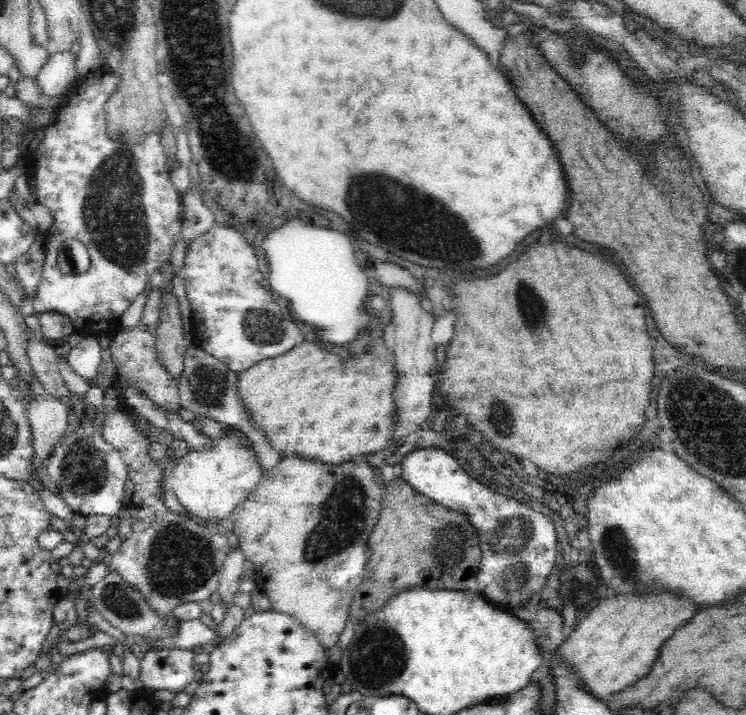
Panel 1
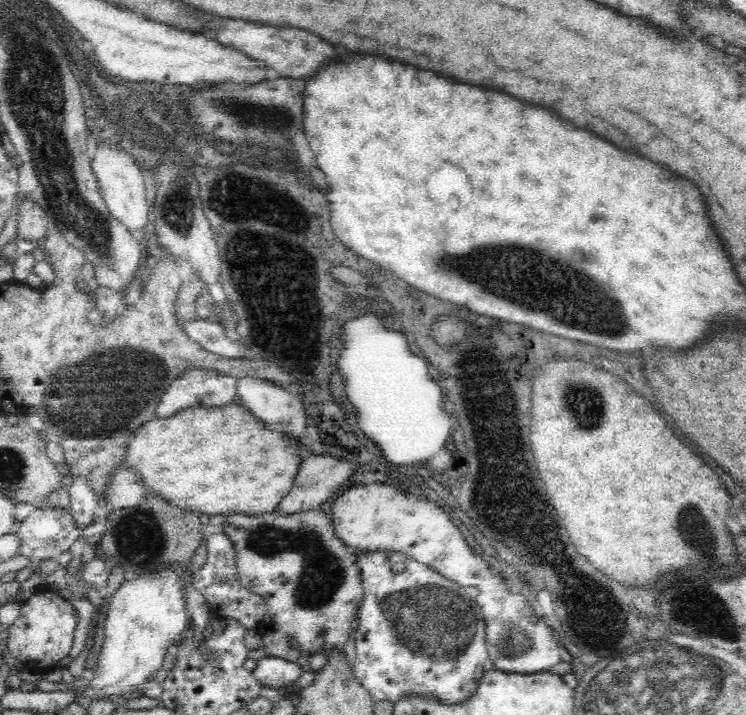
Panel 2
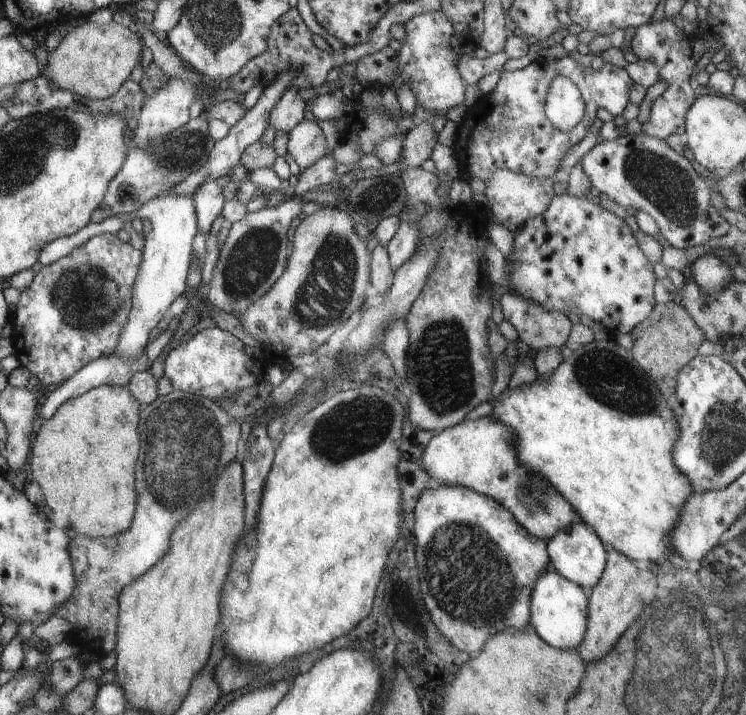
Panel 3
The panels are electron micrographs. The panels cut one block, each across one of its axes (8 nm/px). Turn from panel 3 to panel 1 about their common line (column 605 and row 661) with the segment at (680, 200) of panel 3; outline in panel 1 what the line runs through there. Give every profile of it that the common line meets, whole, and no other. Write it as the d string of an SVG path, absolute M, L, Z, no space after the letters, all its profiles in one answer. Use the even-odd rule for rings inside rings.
M166 647L163 649L154 649L153 651L148 651L142 658L139 666L139 673L137 676L144 683L144 688L151 690L172 690L175 693L183 692L183 690L189 684L192 684L196 680L196 671L194 671L197 664L194 662L196 658L196 653L193 649L180 649L174 647Z

